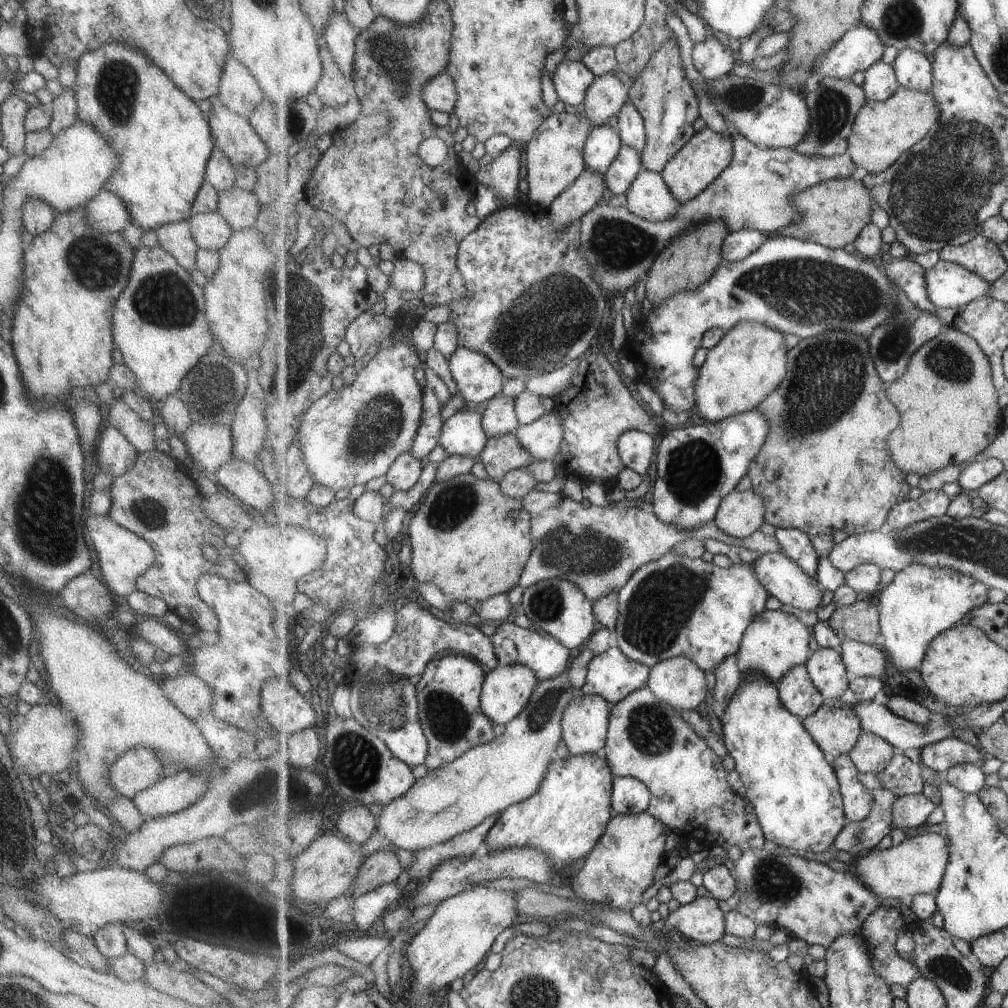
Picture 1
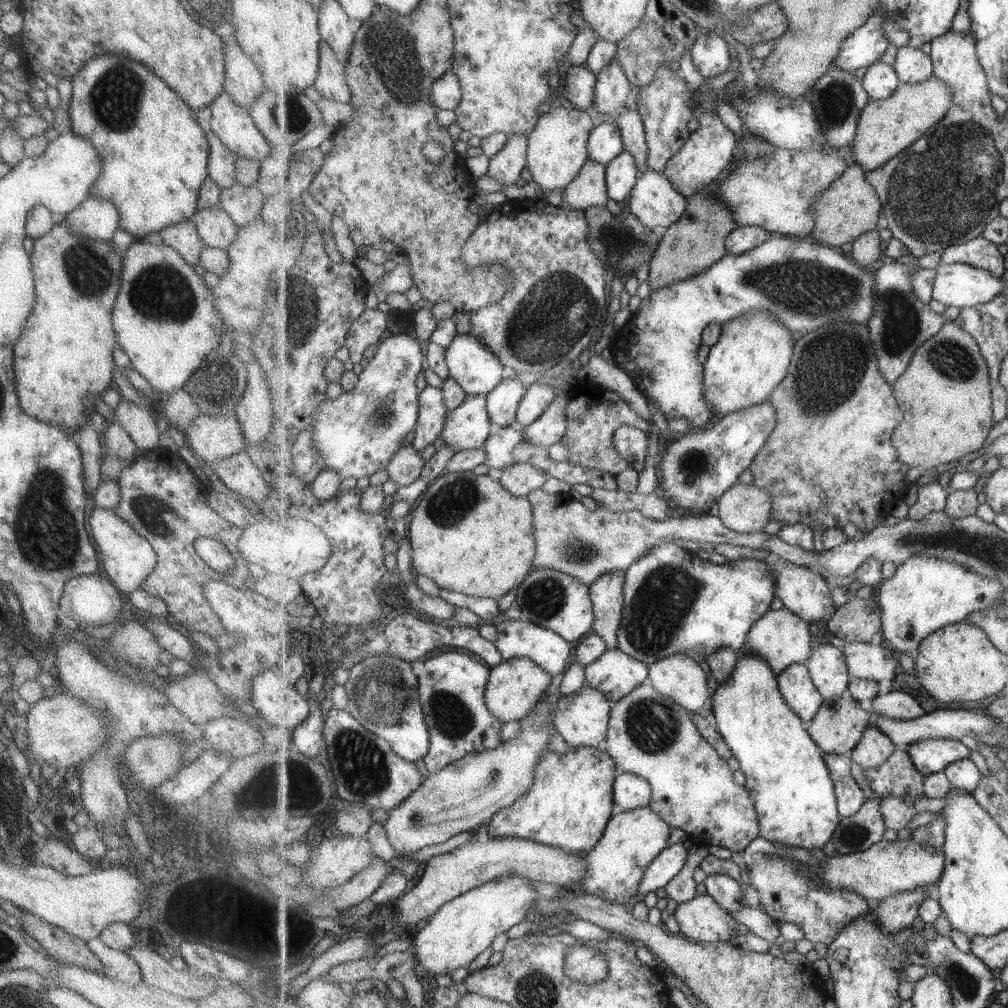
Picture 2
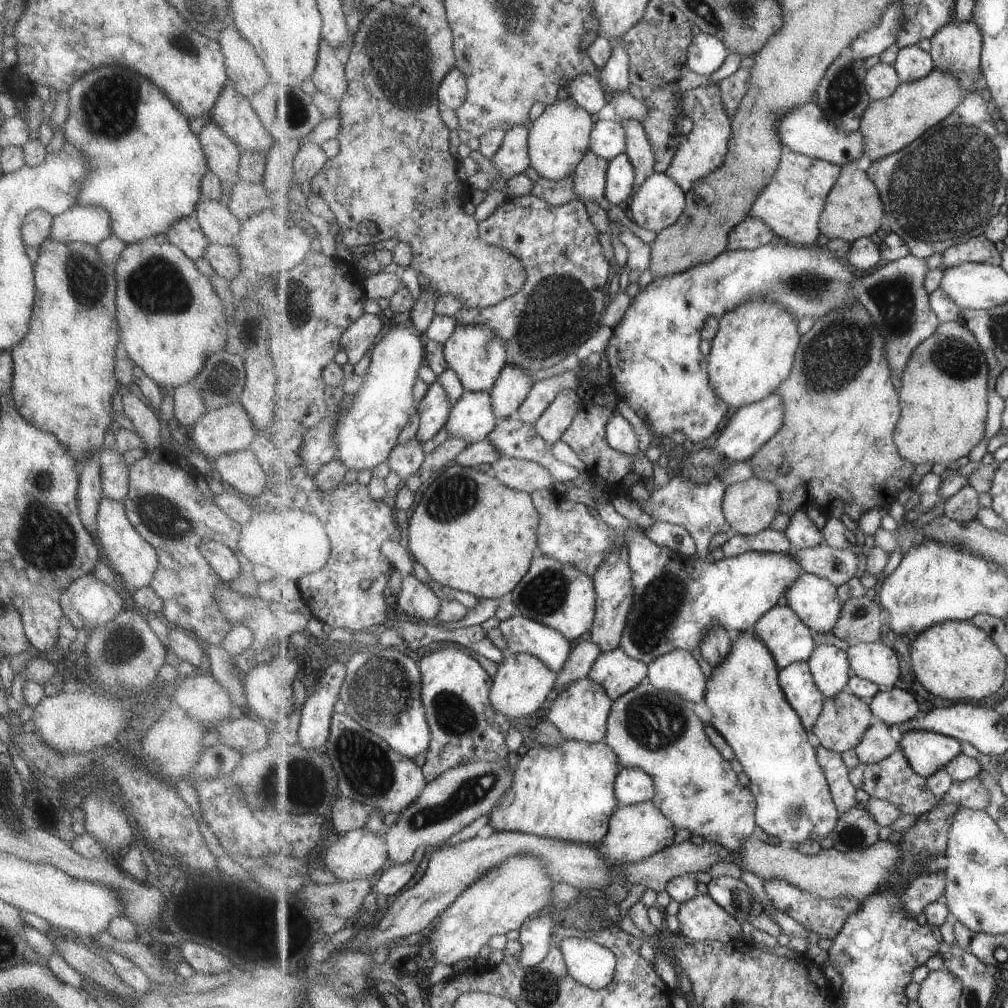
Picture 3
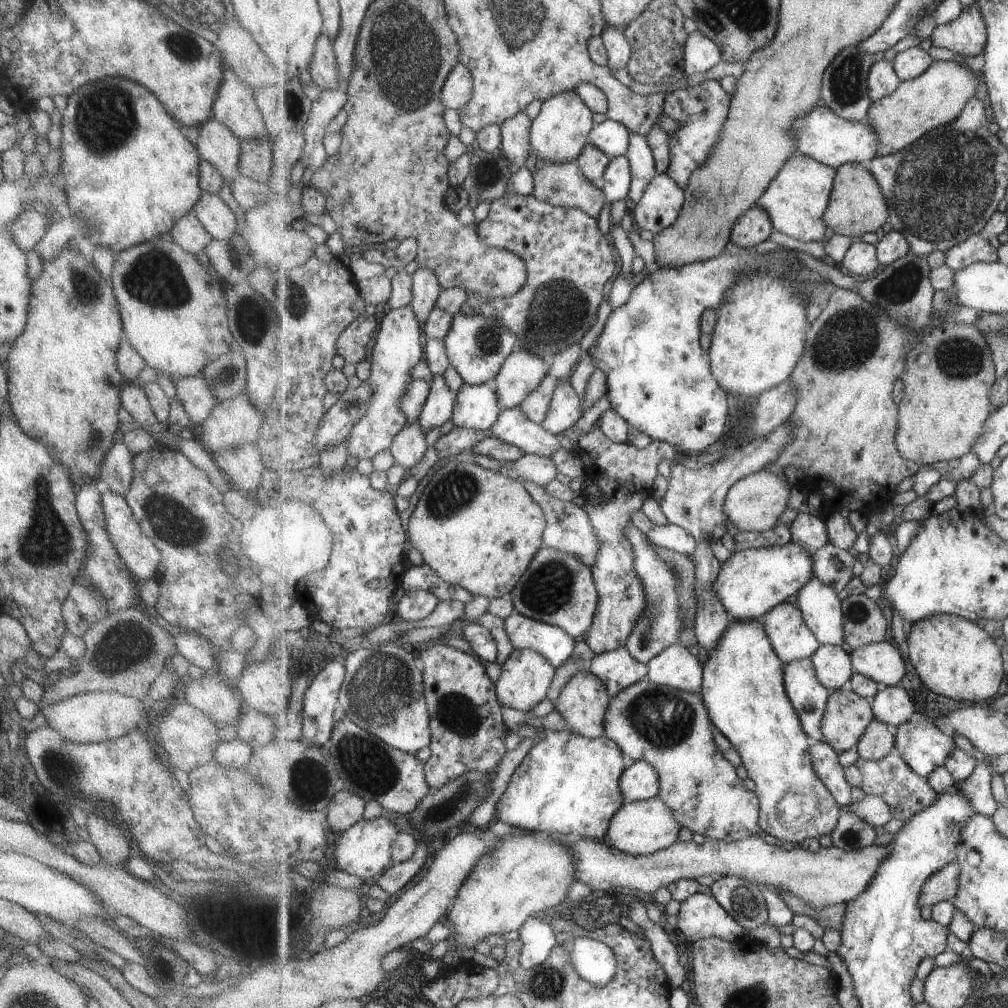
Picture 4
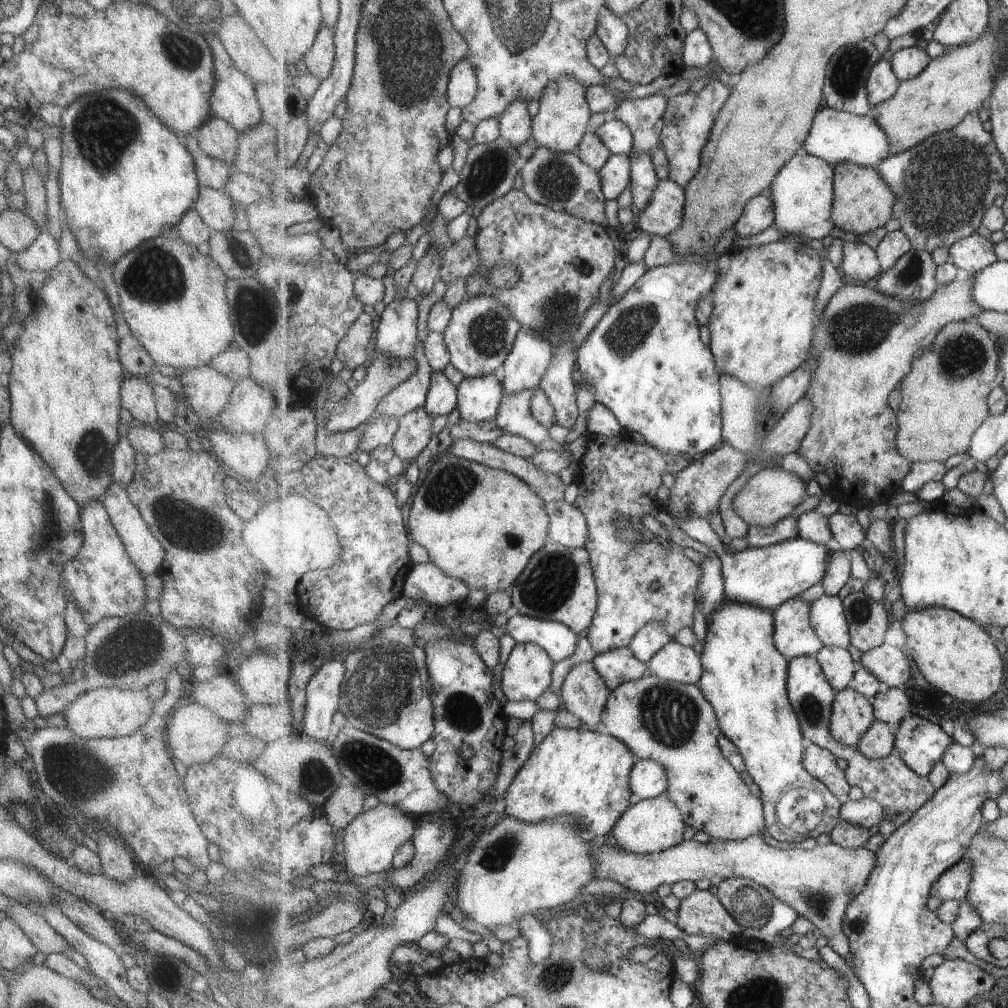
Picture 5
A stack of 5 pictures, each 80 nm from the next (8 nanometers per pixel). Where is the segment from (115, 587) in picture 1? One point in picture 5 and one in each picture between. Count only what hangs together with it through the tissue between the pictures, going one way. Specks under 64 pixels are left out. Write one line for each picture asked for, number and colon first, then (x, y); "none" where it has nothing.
2: (127, 559)
3: (133, 560)
4: (140, 556)
5: (143, 549)

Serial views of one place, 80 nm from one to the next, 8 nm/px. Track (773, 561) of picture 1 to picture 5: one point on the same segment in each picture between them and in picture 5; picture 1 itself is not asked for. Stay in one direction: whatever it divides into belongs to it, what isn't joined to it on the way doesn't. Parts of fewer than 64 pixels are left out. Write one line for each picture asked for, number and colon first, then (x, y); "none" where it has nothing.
2: (808, 593)
3: (815, 599)
4: (822, 607)
5: (828, 614)

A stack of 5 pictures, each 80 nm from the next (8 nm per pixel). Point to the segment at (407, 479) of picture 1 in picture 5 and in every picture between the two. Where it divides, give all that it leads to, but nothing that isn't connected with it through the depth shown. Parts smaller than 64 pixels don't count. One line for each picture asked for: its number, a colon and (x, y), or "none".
2: (405, 467)
3: (406, 459)
4: (409, 446)
5: (414, 434)

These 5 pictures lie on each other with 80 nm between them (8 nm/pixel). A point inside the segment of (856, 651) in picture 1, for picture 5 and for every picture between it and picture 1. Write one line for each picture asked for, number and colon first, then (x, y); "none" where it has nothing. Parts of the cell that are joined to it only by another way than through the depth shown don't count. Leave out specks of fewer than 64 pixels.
2: (868, 661)
3: (876, 662)
4: (882, 662)
5: (893, 667)

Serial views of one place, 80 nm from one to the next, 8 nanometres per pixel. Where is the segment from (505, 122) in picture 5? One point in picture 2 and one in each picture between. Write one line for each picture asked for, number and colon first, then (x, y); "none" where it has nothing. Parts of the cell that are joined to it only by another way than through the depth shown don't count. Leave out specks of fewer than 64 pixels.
2: (507, 165)
3: (513, 158)
4: (516, 145)

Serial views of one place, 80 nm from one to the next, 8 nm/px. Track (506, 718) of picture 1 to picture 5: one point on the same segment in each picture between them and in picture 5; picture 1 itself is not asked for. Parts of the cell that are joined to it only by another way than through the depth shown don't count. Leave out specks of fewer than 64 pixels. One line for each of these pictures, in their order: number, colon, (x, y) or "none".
2: (517, 686)
3: (522, 683)
4: (527, 675)
5: (527, 673)

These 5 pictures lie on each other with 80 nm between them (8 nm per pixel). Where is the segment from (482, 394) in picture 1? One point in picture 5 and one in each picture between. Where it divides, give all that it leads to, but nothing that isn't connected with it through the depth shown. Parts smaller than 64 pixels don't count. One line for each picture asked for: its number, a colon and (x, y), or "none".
2: (472, 362)
3: (476, 353)
4: (477, 345)
5: (482, 331)

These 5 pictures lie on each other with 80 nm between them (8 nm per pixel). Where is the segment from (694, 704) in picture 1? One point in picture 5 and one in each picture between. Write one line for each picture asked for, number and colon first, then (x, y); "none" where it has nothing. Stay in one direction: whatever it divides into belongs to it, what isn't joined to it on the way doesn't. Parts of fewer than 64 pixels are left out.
2: (679, 676)
3: (678, 671)
4: (677, 666)
5: (674, 662)

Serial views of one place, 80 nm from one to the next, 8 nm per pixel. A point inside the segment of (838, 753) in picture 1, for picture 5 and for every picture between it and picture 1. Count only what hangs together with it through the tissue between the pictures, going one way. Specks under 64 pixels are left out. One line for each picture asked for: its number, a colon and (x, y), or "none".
2: (839, 726)
3: (843, 723)
4: (848, 715)
5: (853, 714)

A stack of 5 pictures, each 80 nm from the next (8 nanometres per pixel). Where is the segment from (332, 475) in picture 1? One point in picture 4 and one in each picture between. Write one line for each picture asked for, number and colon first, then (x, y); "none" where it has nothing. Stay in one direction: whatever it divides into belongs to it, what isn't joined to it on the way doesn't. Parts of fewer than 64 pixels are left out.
2: (358, 433)
3: (368, 430)
4: (399, 346)

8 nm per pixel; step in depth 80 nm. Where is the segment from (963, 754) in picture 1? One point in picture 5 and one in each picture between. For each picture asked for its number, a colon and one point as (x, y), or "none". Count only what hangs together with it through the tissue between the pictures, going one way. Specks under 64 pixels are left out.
2: (930, 756)
3: (927, 751)
4: (925, 748)
5: (922, 743)

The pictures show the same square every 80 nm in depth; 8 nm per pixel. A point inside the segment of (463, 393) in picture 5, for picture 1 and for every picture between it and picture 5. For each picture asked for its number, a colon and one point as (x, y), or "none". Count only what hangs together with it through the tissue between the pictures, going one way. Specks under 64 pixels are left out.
1: (463, 434)
2: (468, 426)
3: (473, 417)
4: (478, 407)

